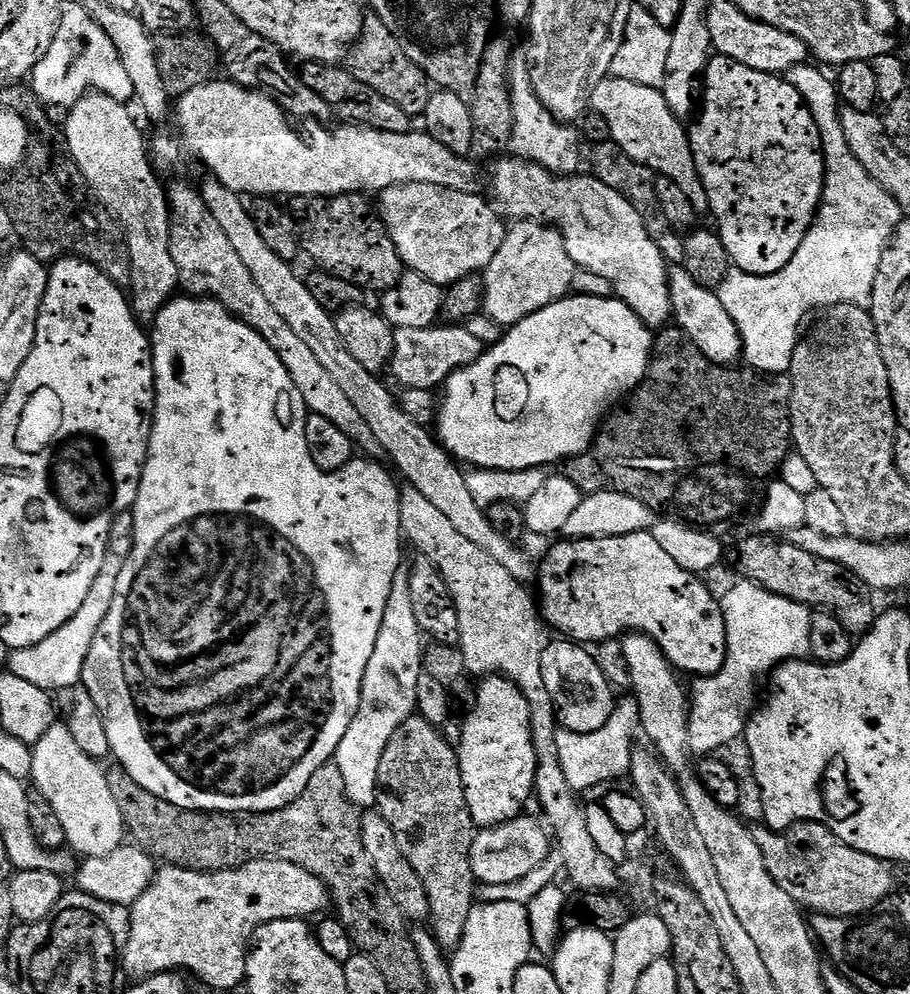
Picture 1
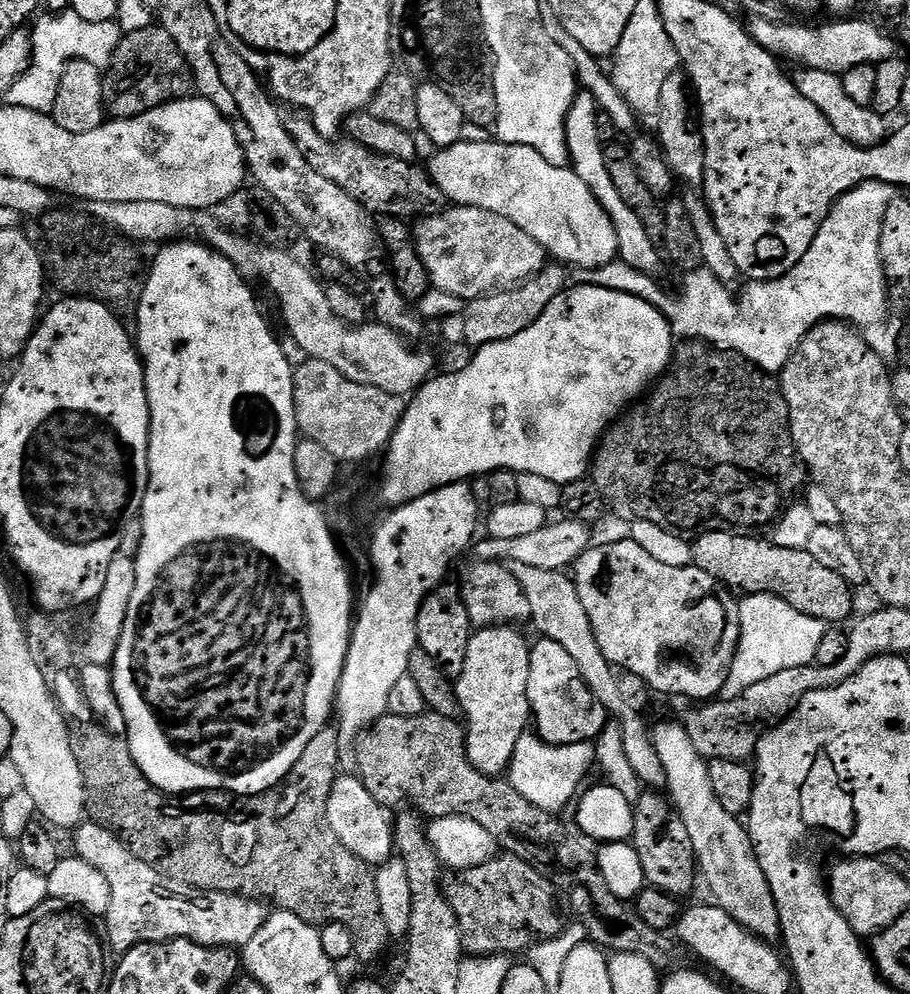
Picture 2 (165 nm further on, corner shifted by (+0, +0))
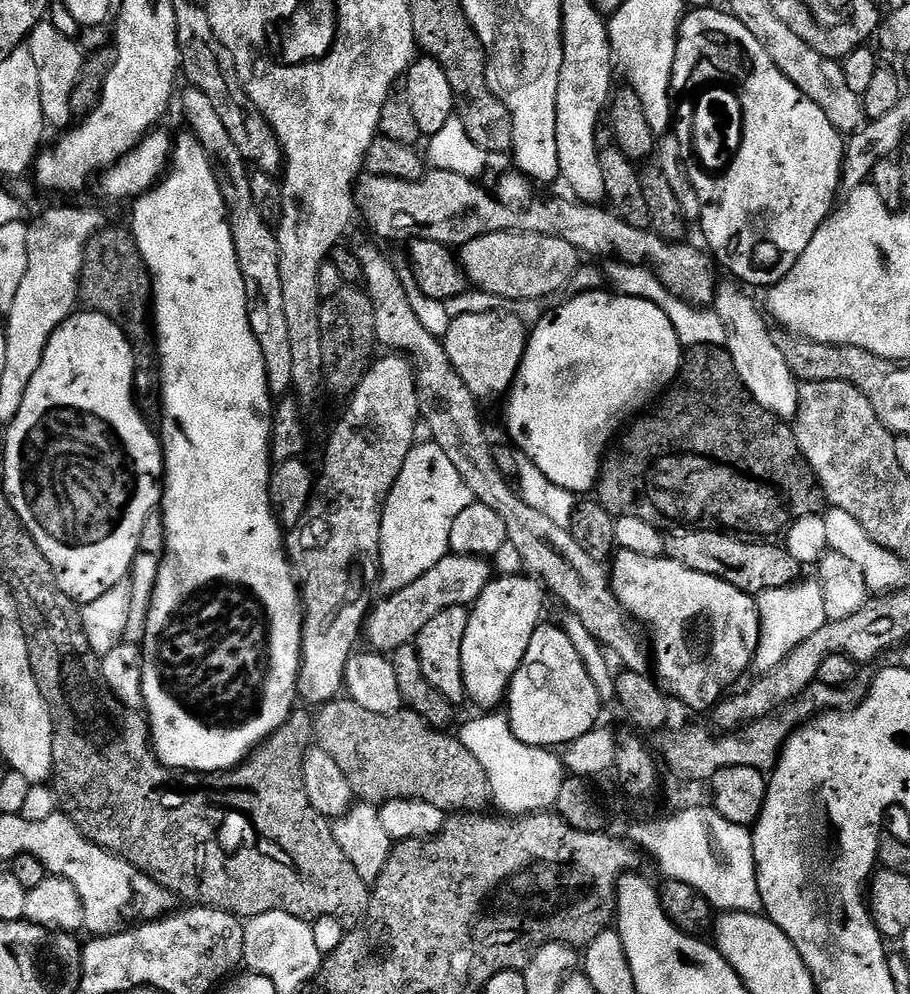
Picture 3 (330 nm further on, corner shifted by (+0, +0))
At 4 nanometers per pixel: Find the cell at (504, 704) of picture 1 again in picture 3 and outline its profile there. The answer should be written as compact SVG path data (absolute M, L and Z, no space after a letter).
M500 574L488 581L475 604L471 605L466 622L466 638L462 638L462 678L467 699L472 699L480 710L496 710L505 703L510 682L518 666L522 666L526 650L530 650L530 638L534 638L534 630L542 623L540 615L544 612L544 596L546 592L539 579L528 574Z

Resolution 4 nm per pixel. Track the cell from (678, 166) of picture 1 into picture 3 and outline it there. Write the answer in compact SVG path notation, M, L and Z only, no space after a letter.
M721 283L717 287L714 301L714 314L722 325L723 347L728 349L730 358L738 370L738 378L748 393L778 419L795 421L800 401L800 384L790 370L782 350L774 346L772 332L764 322L765 313L762 308L760 313L759 306L744 293L747 291L739 283L731 283Z

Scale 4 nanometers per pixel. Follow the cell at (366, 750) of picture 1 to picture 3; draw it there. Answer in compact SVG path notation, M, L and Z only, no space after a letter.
M418 442L406 454L402 474L384 498L384 513L380 523L380 567L378 585L381 593L397 592L438 566L450 554L450 529L454 518L474 503L470 486L462 482L462 474L446 458L442 446Z

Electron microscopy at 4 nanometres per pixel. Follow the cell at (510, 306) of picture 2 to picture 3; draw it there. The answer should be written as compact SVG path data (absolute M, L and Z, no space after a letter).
M499 311L462 314L460 317L452 319L450 328L443 338L444 349L458 374L458 378L462 378L462 382L466 382L470 394L474 394L477 401L480 402L492 400L495 396L503 397L507 393L512 383L516 380L520 363L524 357L524 351L528 345L530 332L524 321L516 314L511 314L511 316L504 315Z

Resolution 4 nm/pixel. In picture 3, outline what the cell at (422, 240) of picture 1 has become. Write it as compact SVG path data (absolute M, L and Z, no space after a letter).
M499 232L498 234L486 234L482 238L474 238L466 242L459 249L458 259L473 289L496 295L503 302L510 302L510 300L514 300L513 302L523 300L544 302L547 296L562 291L575 278L582 256L574 246L570 246L570 242L562 238L543 236L533 232Z

